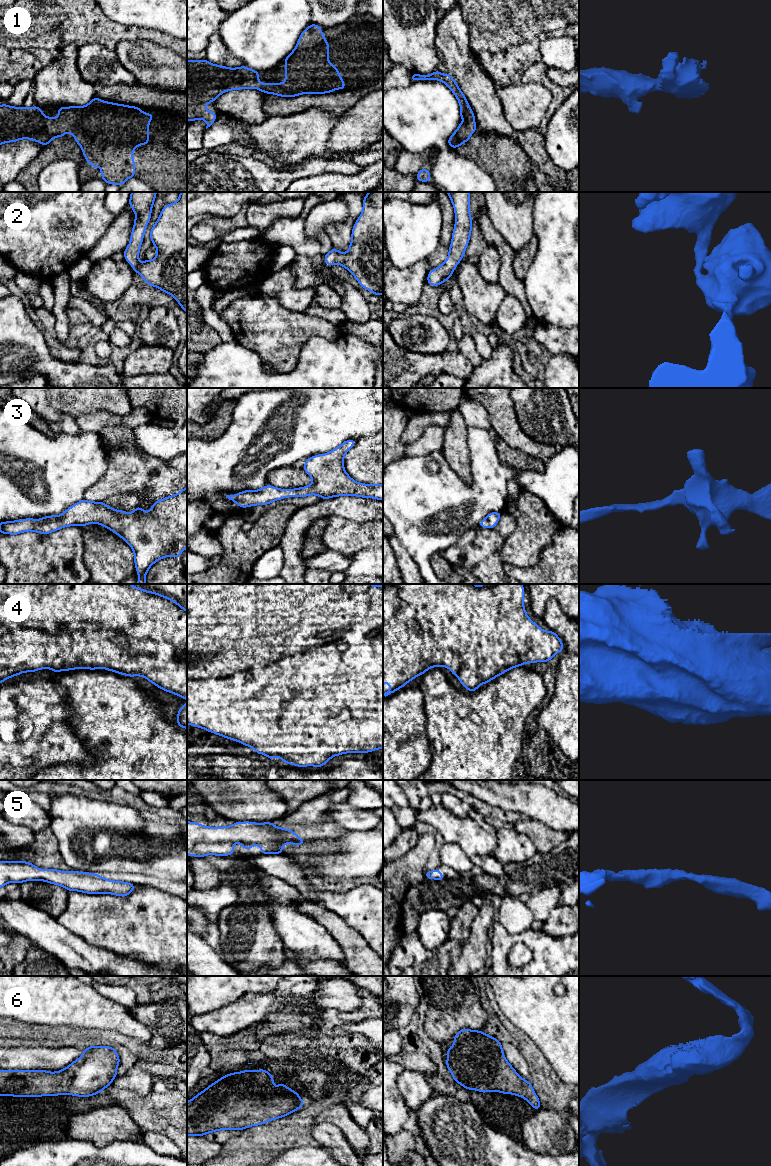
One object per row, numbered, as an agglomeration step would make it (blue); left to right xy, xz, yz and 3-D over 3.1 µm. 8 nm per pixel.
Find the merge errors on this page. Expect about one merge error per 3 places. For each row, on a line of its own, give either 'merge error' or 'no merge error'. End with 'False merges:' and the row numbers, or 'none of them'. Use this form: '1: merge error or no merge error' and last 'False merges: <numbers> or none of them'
1: no merge error
2: no merge error
3: no merge error
4: merge error
5: no merge error
6: no merge error
False merges: 4

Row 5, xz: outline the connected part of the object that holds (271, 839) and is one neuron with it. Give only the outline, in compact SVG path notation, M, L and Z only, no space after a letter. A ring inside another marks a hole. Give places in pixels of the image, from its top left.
M187 821L187 855L195 857L204 857L206 855L230 856L234 852L234 842L237 841L248 852L254 845L261 848L261 854L284 854L282 847L285 844L304 845L304 839L297 836L293 830L282 827L276 827L272 822L255 823L255 822L235 822L232 826L210 827L203 826L197 822Z

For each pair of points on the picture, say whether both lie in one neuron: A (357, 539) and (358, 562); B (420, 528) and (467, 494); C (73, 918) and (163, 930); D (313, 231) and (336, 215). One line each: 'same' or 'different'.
A: different
B: same
C: same
D: same

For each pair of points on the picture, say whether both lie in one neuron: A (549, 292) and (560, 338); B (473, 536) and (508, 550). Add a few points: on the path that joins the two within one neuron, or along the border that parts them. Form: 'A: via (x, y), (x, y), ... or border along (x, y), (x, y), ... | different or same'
A: border along (539, 322), (568, 328) | different
B: border along (505, 538), (501, 549), (501, 560), (503, 563) | different

